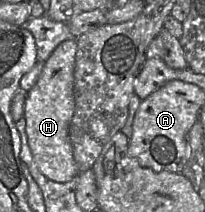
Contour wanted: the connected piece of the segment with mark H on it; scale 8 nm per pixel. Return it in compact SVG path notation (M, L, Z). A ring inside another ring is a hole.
M76 39L61 42L44 61L36 84L27 92L24 116L26 134L33 158L40 172L48 179L64 183L79 174L69 138L69 124L74 113L74 66Z

